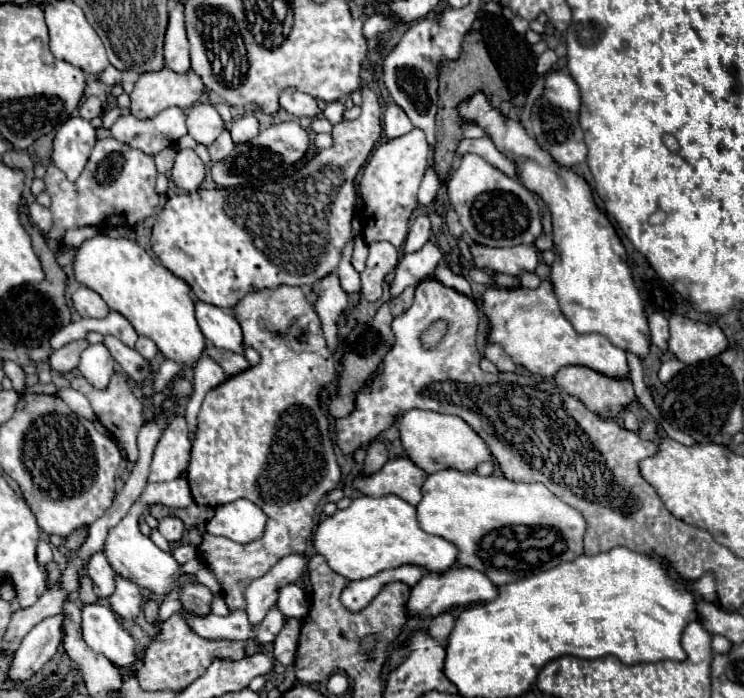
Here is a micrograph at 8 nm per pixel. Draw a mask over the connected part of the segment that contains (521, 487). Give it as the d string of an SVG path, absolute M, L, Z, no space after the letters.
M444 469L428 475L422 493L424 497L416 507L420 527L430 535L438 535L454 543L460 551L458 563L482 571L496 585L520 581L532 573L548 571L582 555L582 539L586 533L586 521L582 513L560 501L540 483L516 483L508 481L506 477L482 477L474 471L462 473L456 469Z

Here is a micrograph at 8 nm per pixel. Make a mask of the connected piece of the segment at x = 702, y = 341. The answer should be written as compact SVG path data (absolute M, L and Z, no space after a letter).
M684 315L670 317L670 343L668 351L674 353L684 365L692 365L696 361L704 361L708 357L720 355L728 349L728 339L718 327L718 323L696 321Z

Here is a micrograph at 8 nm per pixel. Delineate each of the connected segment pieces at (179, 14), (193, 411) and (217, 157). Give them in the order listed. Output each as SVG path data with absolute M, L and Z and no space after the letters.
M178 1L170 11L170 23L164 39L164 59L166 67L176 73L186 73L190 69L188 39L184 29L184 1Z
M202 357L200 363L194 369L194 393L186 403L186 411L184 417L188 421L188 429L190 429L190 441L194 441L196 435L196 417L200 411L200 405L206 397L206 393L214 387L218 387L222 381L226 379L222 367L212 359L212 357Z
M228 131L220 133L220 137L218 137L210 147L208 147L210 157L212 157L212 163L226 159L226 157L232 153L232 149L234 149L234 143L232 143L230 133L228 133Z

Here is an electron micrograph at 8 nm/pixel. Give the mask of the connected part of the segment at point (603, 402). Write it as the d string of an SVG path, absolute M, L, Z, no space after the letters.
M564 367L554 381L604 419L616 419L636 399L630 379L610 379L586 367Z

